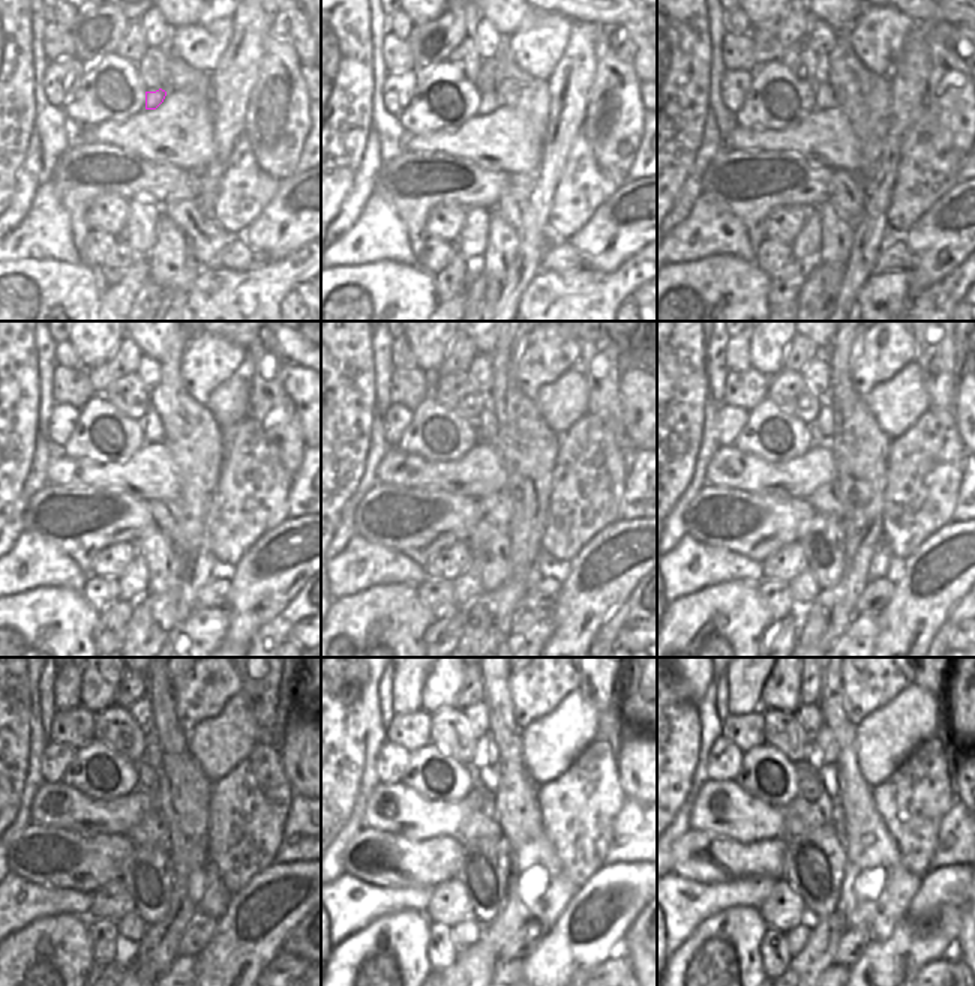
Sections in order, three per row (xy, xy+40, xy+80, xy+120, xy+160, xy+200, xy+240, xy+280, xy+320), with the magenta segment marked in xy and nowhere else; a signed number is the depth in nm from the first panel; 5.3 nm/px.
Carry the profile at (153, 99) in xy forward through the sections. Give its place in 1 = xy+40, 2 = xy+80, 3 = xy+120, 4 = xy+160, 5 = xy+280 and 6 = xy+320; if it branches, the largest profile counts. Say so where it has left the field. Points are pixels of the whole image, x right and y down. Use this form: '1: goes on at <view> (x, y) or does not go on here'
1: goes on at xy+40 (491, 101)
2: goes on at xy+80 (824, 95)
3: goes on at xy+120 (152, 428)
4: goes on at xy+160 (488, 426)
5: goes on at xy+280 (489, 752)
6: goes on at xy+320 (825, 746)

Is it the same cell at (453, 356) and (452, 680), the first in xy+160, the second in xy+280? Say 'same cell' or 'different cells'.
different cells

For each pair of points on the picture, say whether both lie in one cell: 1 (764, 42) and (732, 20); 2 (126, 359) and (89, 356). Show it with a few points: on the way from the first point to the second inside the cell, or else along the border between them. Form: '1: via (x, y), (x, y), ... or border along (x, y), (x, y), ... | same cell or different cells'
1: border along (753, 27), (747, 33) | different cells
2: border along (123, 336), (101, 363), (86, 368) | different cells

